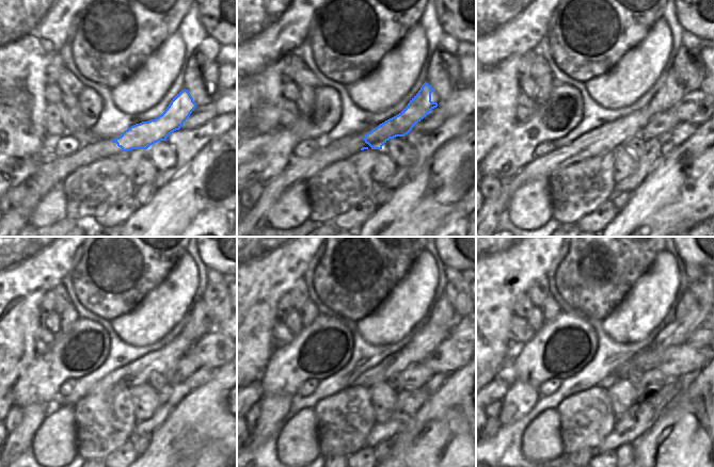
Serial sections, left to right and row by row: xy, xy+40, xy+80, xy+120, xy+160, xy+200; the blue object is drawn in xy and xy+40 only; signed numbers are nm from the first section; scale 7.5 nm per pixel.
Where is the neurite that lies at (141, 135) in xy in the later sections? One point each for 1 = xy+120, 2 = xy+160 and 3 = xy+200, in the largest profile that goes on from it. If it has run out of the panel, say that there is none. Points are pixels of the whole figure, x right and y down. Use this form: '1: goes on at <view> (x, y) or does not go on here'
1: goes on at xy+120 (200, 315)
2: goes on at xy+160 (443, 312)
3: goes on at xy+200 (687, 303)

